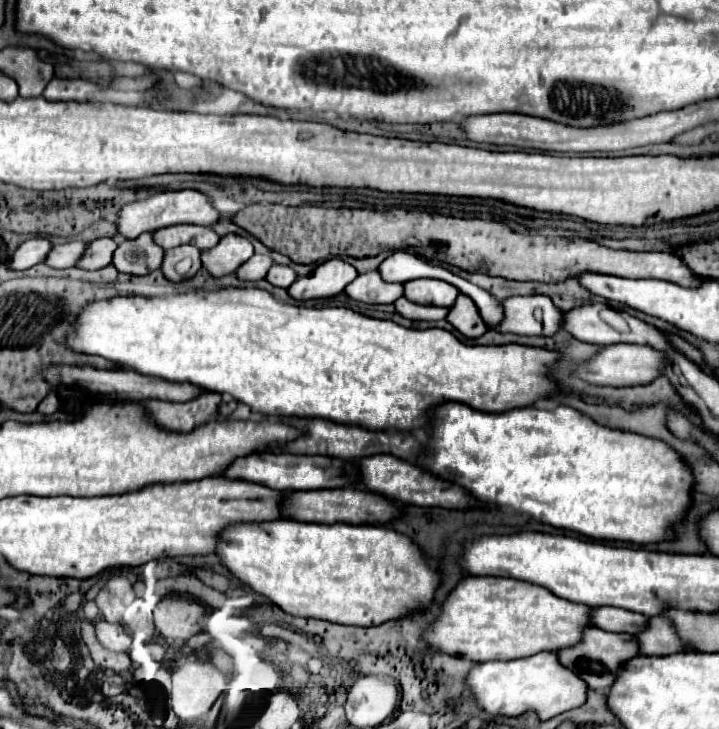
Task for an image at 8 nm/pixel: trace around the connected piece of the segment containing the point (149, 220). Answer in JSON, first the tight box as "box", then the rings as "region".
{"box":[118,190,220,238],"region":[[[178,190],[178,192],[156,192],[146,200],[132,202],[124,206],[118,214],[118,232],[124,238],[138,238],[144,232],[156,232],[174,224],[200,224],[214,226],[220,220],[220,212],[210,204],[210,200],[198,190]]]}

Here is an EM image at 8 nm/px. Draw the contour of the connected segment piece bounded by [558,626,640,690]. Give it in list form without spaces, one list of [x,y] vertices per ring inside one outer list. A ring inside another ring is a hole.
[[[596,626],[586,628],[584,638],[578,646],[558,650],[560,662],[566,668],[570,668],[572,672],[576,672],[592,690],[608,690],[616,682],[616,676],[622,670],[622,666],[628,660],[632,660],[634,656],[640,656],[640,646],[638,646],[638,640],[634,636],[606,632],[606,630],[600,630]]]

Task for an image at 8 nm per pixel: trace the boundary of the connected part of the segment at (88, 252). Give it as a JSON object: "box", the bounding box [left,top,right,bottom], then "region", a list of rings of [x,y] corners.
{"box":[76,238,116,270],"region":[[[98,238],[88,242],[82,258],[76,262],[76,268],[82,270],[100,270],[112,262],[112,254],[116,250],[116,242],[112,238]]]}

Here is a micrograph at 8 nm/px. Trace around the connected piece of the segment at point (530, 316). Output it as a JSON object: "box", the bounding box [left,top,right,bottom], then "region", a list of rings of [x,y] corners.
{"box":[494,296,562,336],"region":[[[512,296],[500,304],[504,308],[504,318],[498,326],[494,326],[496,332],[520,336],[554,336],[560,330],[562,312],[556,310],[546,296]]]}

